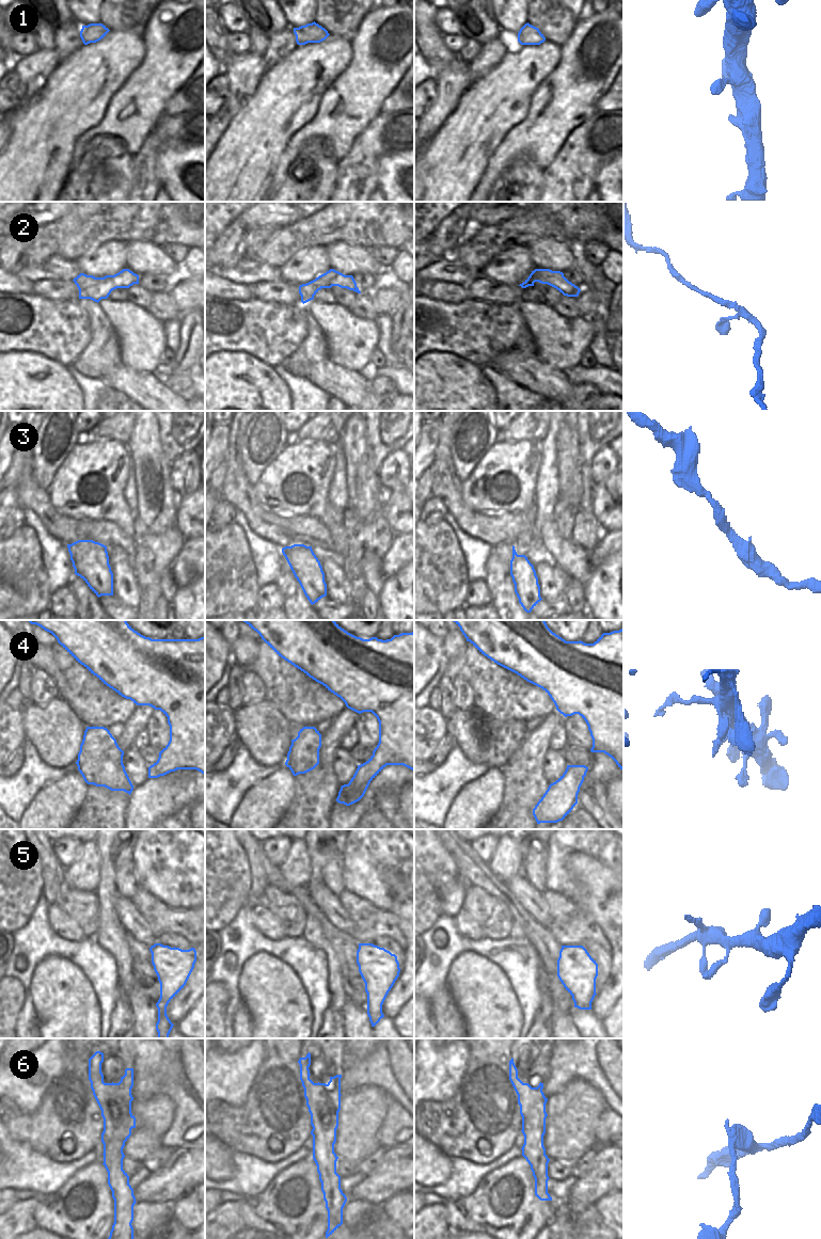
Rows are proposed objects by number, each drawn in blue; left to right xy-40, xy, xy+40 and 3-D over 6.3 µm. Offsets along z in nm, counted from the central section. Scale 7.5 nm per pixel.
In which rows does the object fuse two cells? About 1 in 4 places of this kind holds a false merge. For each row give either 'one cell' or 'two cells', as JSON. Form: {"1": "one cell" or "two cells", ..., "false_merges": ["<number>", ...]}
{"1": "one cell", "2": "one cell", "3": "one cell", "4": "one cell", "5": "one cell", "6": "two cells", "false_merges": ["6"]}

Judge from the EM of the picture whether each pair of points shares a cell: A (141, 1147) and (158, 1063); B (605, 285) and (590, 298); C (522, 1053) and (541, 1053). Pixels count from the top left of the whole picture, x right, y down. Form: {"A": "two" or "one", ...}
{"A": "two", "B": "two", "C": "one"}

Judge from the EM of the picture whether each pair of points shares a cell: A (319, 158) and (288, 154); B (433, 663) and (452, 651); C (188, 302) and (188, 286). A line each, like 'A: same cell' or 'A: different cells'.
A: different cells
B: different cells
C: same cell

